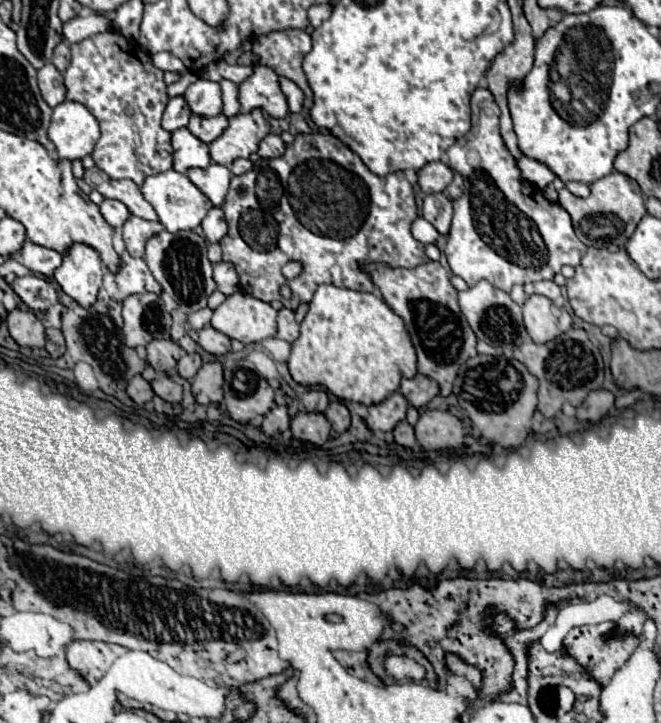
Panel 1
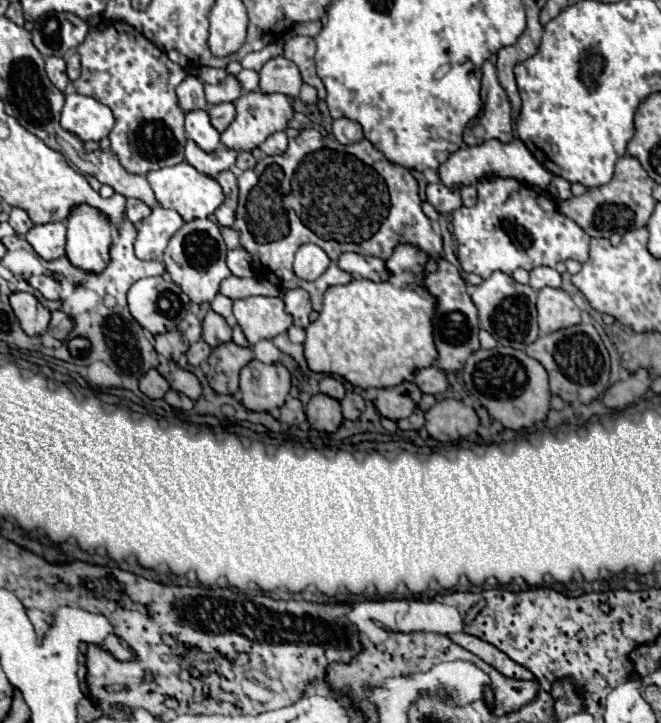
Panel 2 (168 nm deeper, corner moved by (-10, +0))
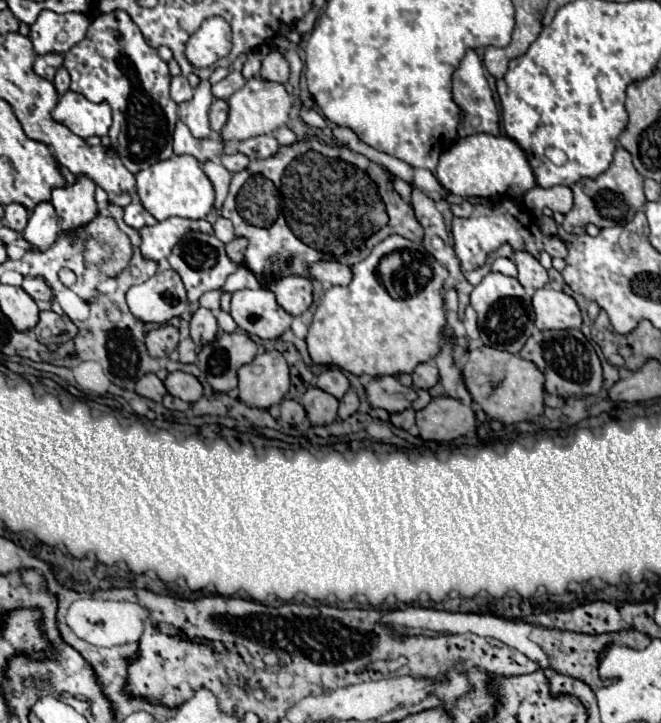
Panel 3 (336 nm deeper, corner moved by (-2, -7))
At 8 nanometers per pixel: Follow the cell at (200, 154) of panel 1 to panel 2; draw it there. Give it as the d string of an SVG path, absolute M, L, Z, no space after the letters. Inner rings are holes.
M208 109L186 113L186 135L208 153L216 151L216 147L220 145L220 133L212 127Z

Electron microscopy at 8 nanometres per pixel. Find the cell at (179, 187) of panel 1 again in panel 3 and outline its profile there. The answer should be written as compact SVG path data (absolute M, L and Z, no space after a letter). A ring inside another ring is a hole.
M172 156L168 162L156 162L156 166L150 166L148 170L136 174L136 188L142 206L156 220L166 220L170 216L202 220L214 208L214 188L196 158Z

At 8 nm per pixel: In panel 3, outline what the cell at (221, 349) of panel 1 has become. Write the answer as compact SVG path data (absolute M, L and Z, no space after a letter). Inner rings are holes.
M198 308L192 316L190 322L190 336L198 346L204 346L208 342L212 342L218 334L218 324L216 324L216 316L206 310L206 308Z

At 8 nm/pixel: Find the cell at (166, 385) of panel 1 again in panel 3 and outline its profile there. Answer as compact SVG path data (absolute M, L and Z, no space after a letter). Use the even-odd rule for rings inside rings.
M184 372L168 374L164 380L164 386L172 396L190 404L194 404L202 396L202 384L194 376L184 374Z

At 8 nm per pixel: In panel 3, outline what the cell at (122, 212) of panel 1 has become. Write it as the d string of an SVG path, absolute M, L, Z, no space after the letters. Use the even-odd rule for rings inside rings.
M134 198L126 208L124 208L124 222L128 226L132 226L134 230L140 230L142 226L150 226L156 224L158 220L142 206L142 202L138 198Z

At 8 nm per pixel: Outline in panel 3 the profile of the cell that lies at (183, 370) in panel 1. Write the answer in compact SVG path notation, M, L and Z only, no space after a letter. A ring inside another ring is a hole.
M186 338L178 344L178 354L180 354L180 362L184 364L192 364L196 362L198 356L198 346L192 342L192 338Z

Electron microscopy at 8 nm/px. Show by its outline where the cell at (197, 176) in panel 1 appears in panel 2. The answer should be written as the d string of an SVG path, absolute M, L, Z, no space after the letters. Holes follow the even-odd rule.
M192 139L186 141L186 161L190 165L194 165L198 171L216 177L220 171L224 169L232 169L236 163L236 151L220 145L216 151L206 153L200 147L196 147L196 143L192 143Z

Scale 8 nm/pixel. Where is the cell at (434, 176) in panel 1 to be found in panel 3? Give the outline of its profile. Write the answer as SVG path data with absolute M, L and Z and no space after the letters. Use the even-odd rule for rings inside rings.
M472 134L468 138L458 138L450 150L440 156L436 178L440 180L442 188L448 194L462 196L462 198L506 198L506 196L524 196L528 190L536 186L536 178L524 152L516 142L506 136L492 136L492 134Z

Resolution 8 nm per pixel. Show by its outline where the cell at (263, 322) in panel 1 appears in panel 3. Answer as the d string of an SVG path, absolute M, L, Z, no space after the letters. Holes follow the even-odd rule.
M266 288L234 292L230 314L240 330L262 340L280 338L292 322L292 316L278 308L274 294Z

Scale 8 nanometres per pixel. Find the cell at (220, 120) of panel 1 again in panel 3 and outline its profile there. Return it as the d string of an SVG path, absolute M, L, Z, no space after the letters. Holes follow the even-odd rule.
M214 100L210 106L210 128L218 134L228 120L228 104L224 100Z

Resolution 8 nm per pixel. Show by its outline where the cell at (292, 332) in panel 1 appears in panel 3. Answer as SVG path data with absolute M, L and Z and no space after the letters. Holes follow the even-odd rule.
M296 276L278 278L268 288L276 294L280 308L284 308L292 316L302 316L312 302L312 286L310 280L306 278Z

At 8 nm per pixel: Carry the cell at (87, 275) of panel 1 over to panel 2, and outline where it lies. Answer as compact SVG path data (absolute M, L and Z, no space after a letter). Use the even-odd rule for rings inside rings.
M76 205L66 219L66 255L72 265L100 273L108 265L112 227L108 217L96 207Z

